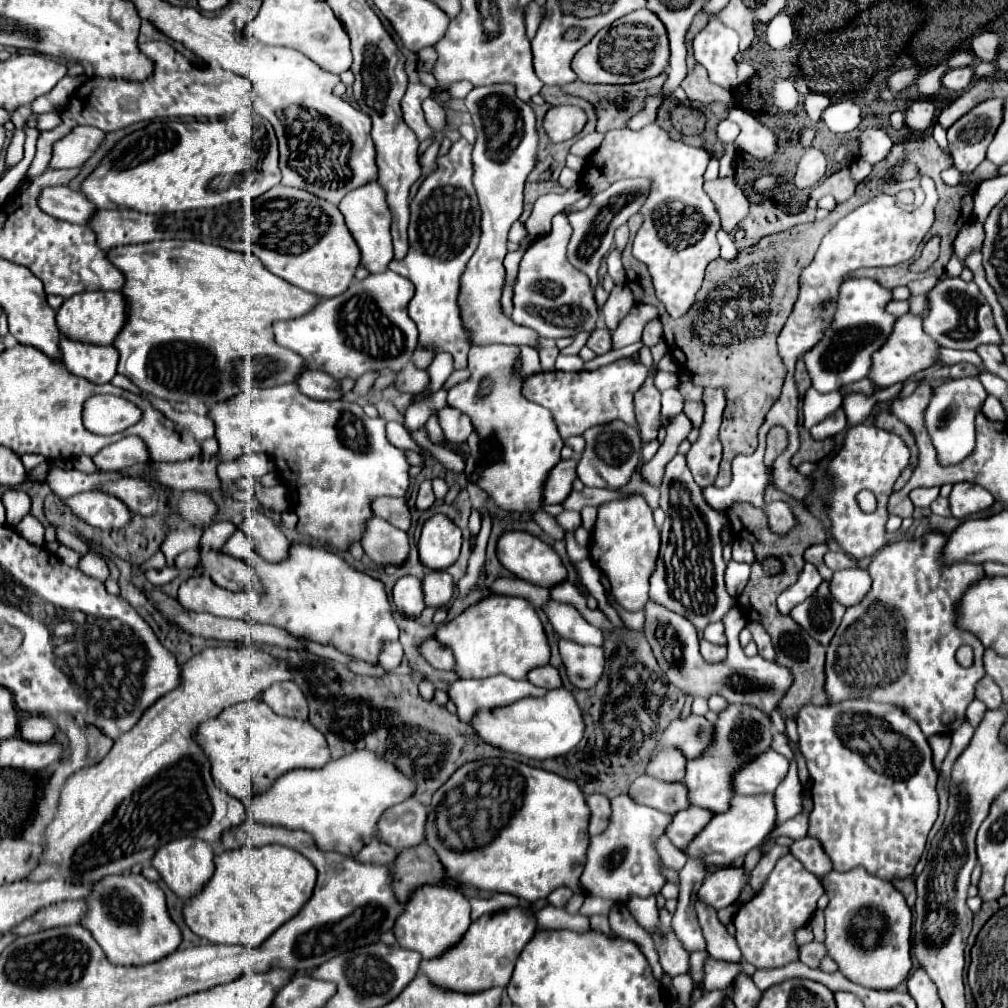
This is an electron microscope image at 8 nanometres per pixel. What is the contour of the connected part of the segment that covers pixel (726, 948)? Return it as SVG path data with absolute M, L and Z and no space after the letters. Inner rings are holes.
M694 899L694 909L700 921L700 927L704 931L704 939L708 943L708 953L714 959L722 959L722 961L734 961L740 963L742 961L742 953L736 945L736 939L726 931L726 927L720 923L716 909L706 905L700 899Z

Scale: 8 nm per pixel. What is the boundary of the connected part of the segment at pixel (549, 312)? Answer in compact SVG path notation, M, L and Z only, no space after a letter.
M558 213L552 219L552 231L534 241L524 253L514 285L514 323L526 325L548 339L574 337L578 331L592 331L600 319L590 281L566 259L570 233L572 227L566 219L566 213Z

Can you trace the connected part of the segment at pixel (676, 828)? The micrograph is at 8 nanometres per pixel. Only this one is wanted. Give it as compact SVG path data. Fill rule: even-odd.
M688 807L684 811L678 811L670 825L666 827L666 837L678 847L684 849L686 843L710 821L710 811L702 811L702 807Z

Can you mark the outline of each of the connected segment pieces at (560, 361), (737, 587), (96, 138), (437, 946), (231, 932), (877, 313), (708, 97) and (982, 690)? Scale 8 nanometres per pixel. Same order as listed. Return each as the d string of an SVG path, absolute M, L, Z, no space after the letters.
M560 354L555 362L555 370L565 372L579 372L584 368L584 361L579 355Z
M730 561L728 569L726 569L726 587L728 587L730 595L738 597L742 593L742 589L746 587L748 577L750 577L750 565L748 563Z
M74 127L66 137L52 145L50 169L80 167L102 141L104 133L96 127Z
M426 885L418 887L408 903L404 903L404 911L396 917L392 931L400 947L414 949L424 959L434 959L450 945L454 945L462 937L462 933L466 933L470 923L470 905L462 893L442 885Z
M264 845L262 849L248 847L236 851L224 851L214 857L216 871L212 879L190 899L182 905L184 923L190 927L192 933L210 941L210 943L224 943L224 945L246 945L258 947L264 939L268 939L280 925L292 919L302 905L310 899L310 893L316 885L316 869L314 865L298 851L286 849L282 845Z
M850 279L840 285L836 299L836 313L824 337L802 355L812 387L820 393L838 391L842 385L860 381L870 369L870 355L886 341L890 335L894 317L886 313L886 303L890 301L890 291L880 287L872 279Z
M696 69L694 75L688 75L682 83L688 99L700 101L700 103L724 103L728 109L732 109L732 93L716 83L710 81L706 69Z
M988 675L982 679L982 683L978 683L978 687L976 687L976 697L978 697L982 703L986 703L988 709L994 709L994 707L998 707L998 705L1002 703L1000 687L998 687Z

